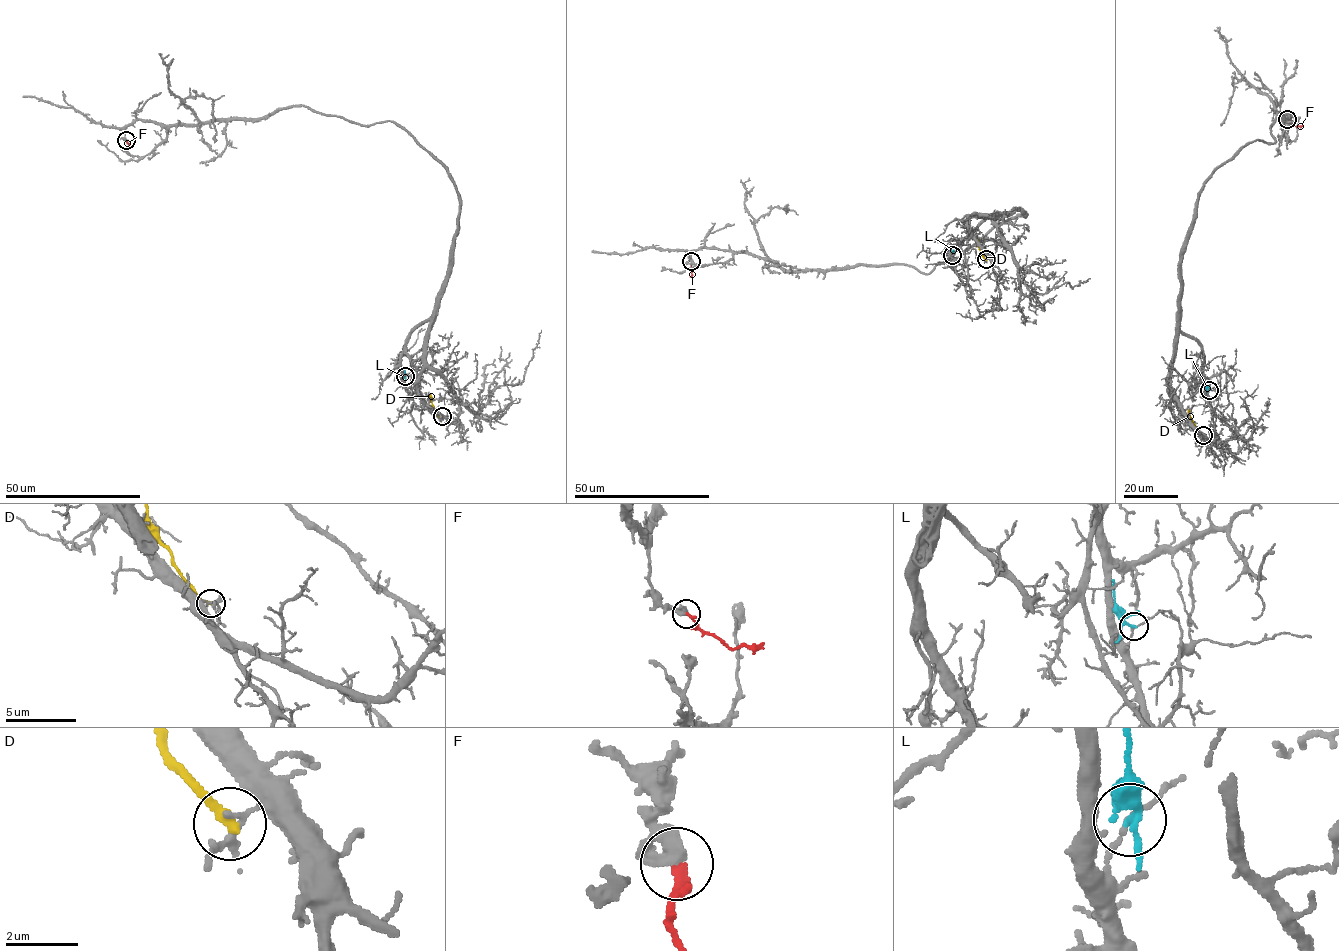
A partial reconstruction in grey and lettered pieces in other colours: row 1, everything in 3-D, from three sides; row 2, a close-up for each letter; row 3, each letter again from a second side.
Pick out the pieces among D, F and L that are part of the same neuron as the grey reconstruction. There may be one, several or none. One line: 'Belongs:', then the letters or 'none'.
Belongs: F

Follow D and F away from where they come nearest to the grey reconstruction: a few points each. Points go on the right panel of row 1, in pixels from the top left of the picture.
D: (1203, 435), (1191, 419), (1189, 408)
F: (1287, 120), (1296, 126), (1302, 125)

